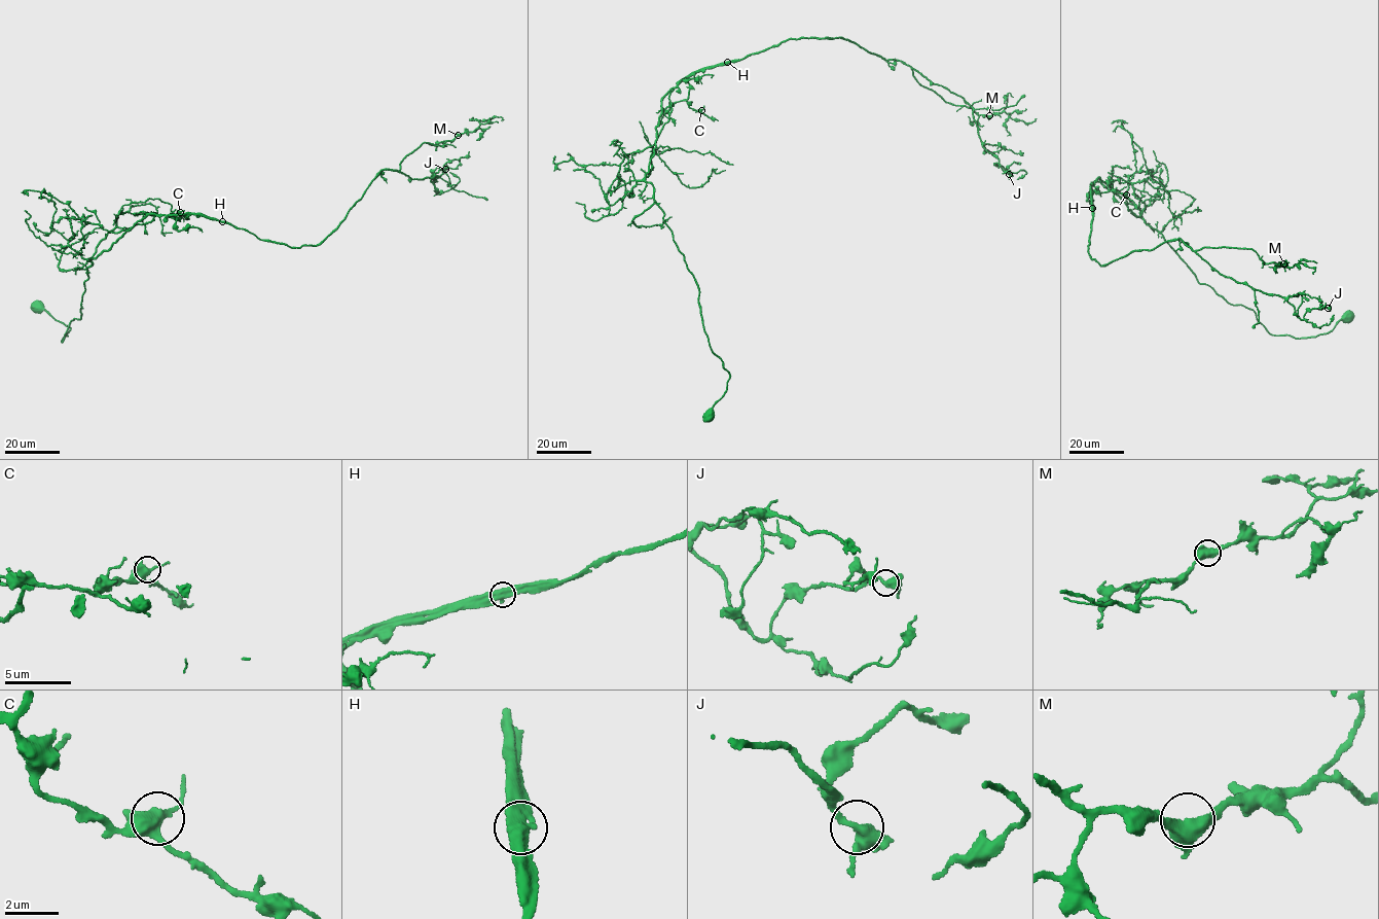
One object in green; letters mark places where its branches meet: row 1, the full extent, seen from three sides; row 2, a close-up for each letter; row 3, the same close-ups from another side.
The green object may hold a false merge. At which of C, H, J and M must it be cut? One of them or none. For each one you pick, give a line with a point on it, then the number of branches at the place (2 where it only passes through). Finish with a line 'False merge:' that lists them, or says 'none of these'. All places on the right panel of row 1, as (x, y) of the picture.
H: place (1092, 208); branches 3
False merge: H

